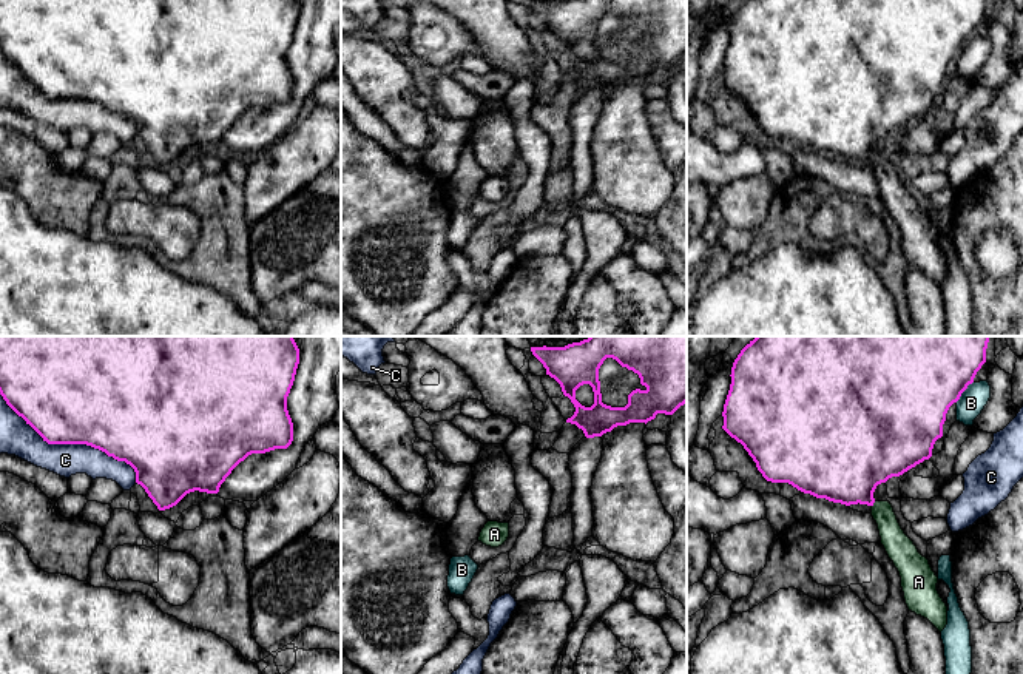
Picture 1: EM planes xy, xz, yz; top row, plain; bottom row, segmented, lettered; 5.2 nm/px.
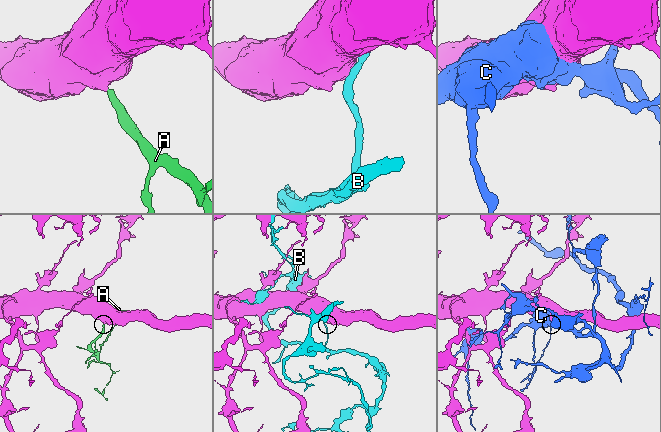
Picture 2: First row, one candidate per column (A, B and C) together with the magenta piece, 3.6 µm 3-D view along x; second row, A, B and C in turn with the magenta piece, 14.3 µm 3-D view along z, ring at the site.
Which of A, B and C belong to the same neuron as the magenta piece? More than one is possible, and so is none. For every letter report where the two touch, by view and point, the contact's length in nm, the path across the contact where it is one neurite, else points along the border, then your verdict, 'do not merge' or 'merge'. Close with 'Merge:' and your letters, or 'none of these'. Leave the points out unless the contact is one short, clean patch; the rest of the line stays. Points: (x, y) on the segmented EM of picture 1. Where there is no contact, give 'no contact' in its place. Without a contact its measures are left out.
A: meets magenta in yz at (872, 505); contact 40 nm long; runs through yz (846, 465), (872, 505), (886, 518), (897, 545); merge
B: meets magenta in yz at (963, 390); contact 140 nm long; do not merge
C: meets magenta in xy at (71, 443); contact 850 nm long; do not merge
Merge: A

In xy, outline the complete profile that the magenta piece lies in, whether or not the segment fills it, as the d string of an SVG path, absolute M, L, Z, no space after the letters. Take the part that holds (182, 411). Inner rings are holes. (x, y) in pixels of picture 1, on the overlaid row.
M0 336L0 395L48 444L86 444L125 461L159 511L176 506L187 494L218 494L231 470L252 453L287 449L293 441L293 423L287 396L299 364L293 336Z

